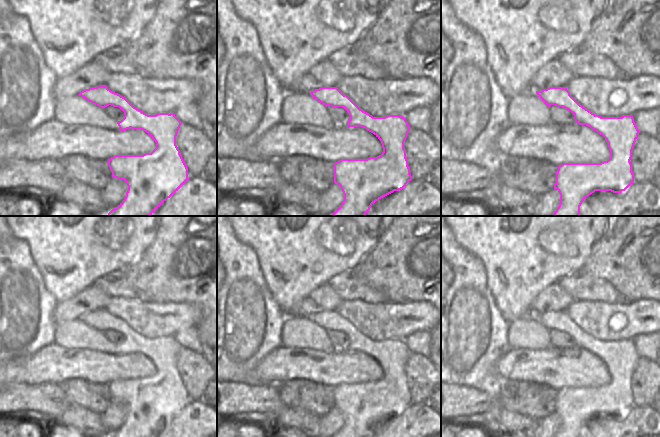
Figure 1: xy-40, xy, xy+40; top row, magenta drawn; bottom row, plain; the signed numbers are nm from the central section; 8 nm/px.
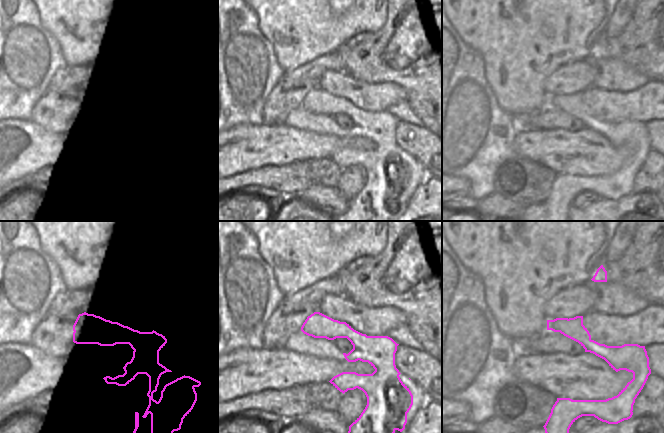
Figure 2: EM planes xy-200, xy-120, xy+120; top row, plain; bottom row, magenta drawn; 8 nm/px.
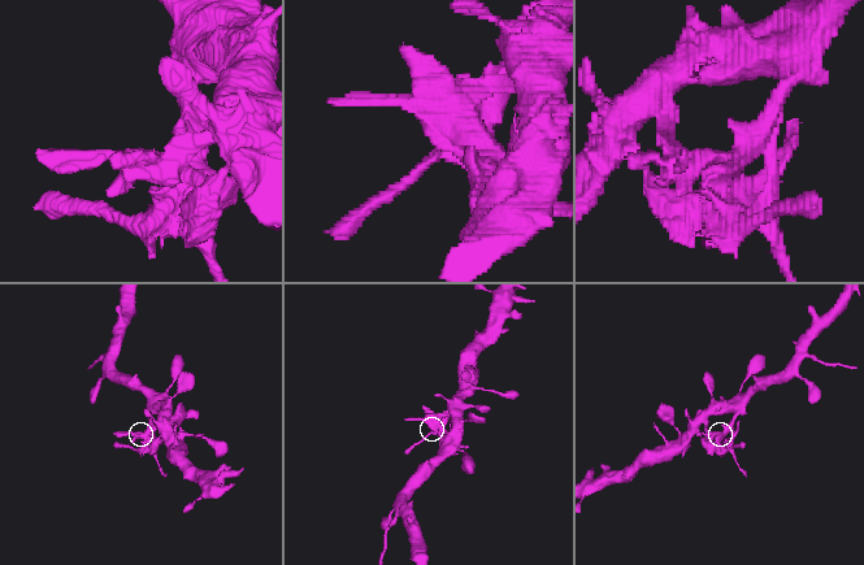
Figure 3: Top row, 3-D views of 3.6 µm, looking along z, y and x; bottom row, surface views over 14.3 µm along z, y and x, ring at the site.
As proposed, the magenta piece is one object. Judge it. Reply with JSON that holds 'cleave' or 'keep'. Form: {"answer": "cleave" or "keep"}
{"answer": "cleave"}

